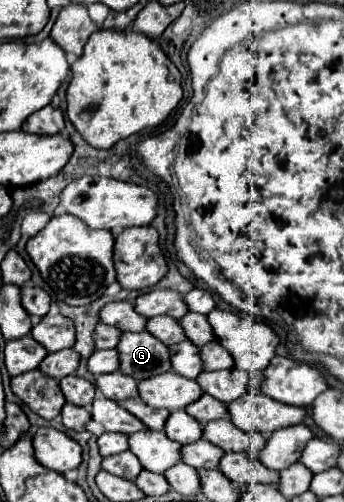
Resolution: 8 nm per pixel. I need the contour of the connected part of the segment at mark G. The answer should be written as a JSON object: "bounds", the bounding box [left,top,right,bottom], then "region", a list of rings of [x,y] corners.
{"bounds":[118,332,170,382],"region":[[[124,332],[122,344],[118,344],[120,352],[120,370],[132,376],[136,382],[170,372],[170,348],[148,332]]]}

